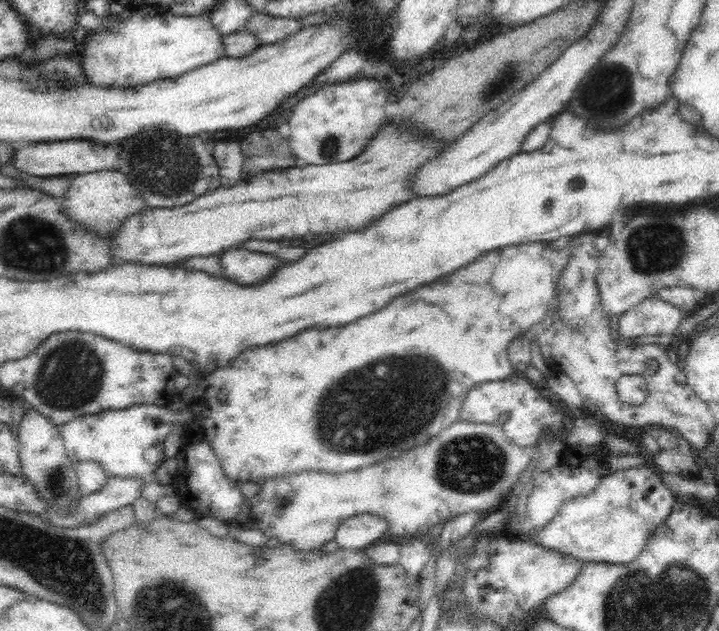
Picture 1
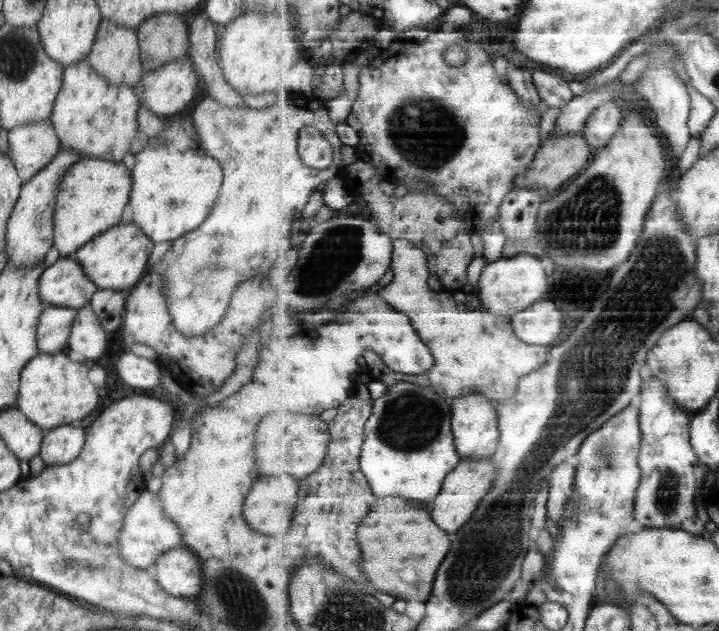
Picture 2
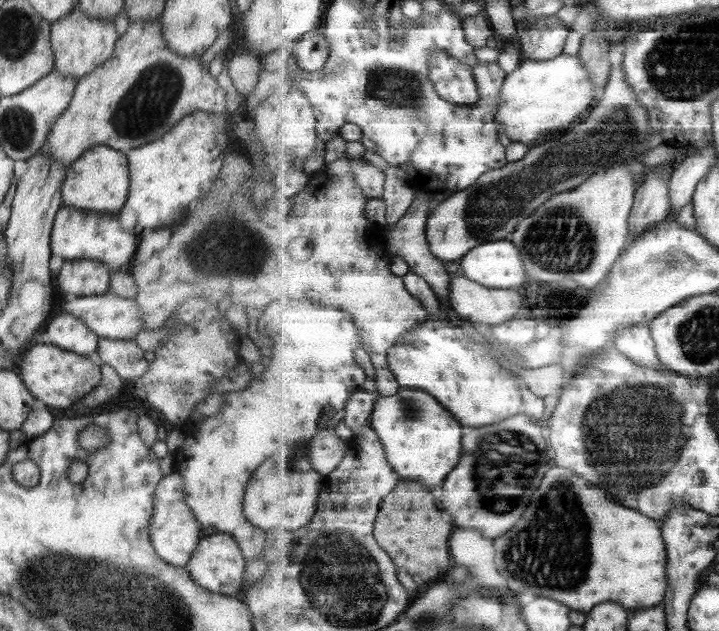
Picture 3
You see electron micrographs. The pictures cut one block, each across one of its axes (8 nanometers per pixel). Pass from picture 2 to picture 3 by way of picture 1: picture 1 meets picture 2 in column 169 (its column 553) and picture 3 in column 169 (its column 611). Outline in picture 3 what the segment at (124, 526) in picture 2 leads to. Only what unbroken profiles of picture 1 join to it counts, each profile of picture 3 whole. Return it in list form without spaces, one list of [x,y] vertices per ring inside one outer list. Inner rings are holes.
[[[175,470],[161,478],[152,494],[152,500],[153,512],[151,512],[149,521],[149,540],[155,555],[171,566],[186,568],[203,532],[185,502],[183,482]]]

